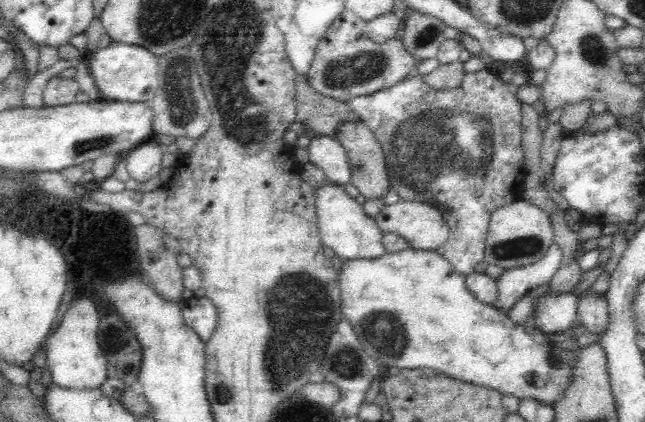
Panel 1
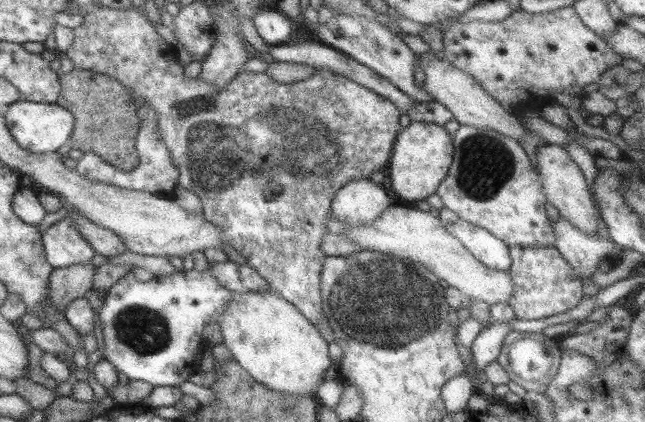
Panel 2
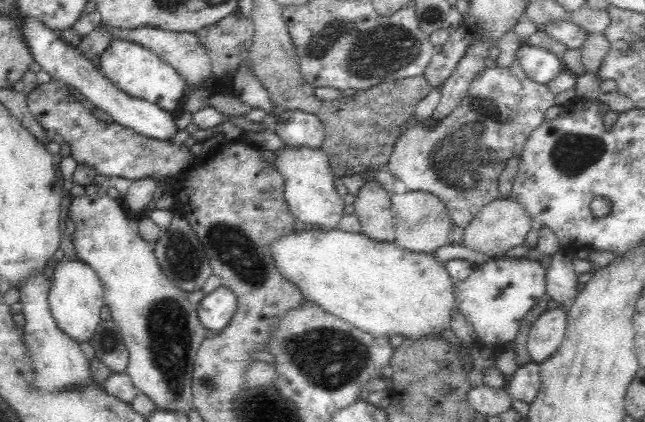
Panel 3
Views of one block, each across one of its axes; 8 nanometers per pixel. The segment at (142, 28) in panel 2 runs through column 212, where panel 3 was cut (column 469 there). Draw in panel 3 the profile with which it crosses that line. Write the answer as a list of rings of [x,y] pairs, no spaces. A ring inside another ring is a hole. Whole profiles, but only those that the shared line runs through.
[[[516,61],[514,64],[512,64],[512,66],[510,66],[510,68],[484,68],[469,86],[470,88],[468,93],[459,103],[459,106],[454,108],[454,111],[449,116],[446,116],[446,118],[443,120],[434,121],[434,116],[429,117],[426,121],[423,122],[416,121],[416,117],[414,116],[411,116],[410,119],[407,119],[405,124],[400,127],[398,138],[396,138],[396,142],[394,142],[394,146],[392,146],[392,152],[388,156],[388,162],[385,167],[385,169],[392,173],[392,175],[394,175],[398,181],[402,181],[406,185],[406,188],[410,189],[410,192],[420,191],[437,196],[447,208],[452,224],[460,227],[461,230],[464,230],[468,224],[474,220],[474,217],[478,214],[478,211],[482,207],[485,207],[489,202],[499,198],[500,176],[502,176],[502,172],[504,171],[504,167],[506,166],[508,159],[522,152],[523,146],[528,140],[530,133],[545,122],[546,111],[550,107],[556,105],[554,97],[555,95],[550,92],[544,83],[540,84],[538,82],[532,81],[530,78],[527,78],[525,73],[522,71],[522,68],[520,67],[520,64]]]

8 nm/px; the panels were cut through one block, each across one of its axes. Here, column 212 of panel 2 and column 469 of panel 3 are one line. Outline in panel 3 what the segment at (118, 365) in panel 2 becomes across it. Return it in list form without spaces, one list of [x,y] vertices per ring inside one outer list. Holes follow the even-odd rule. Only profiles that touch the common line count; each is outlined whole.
[[[500,256],[474,267],[466,280],[455,282],[457,308],[474,327],[480,344],[494,349],[496,354],[504,344],[516,338],[526,314],[546,292],[547,262],[526,257]]]

